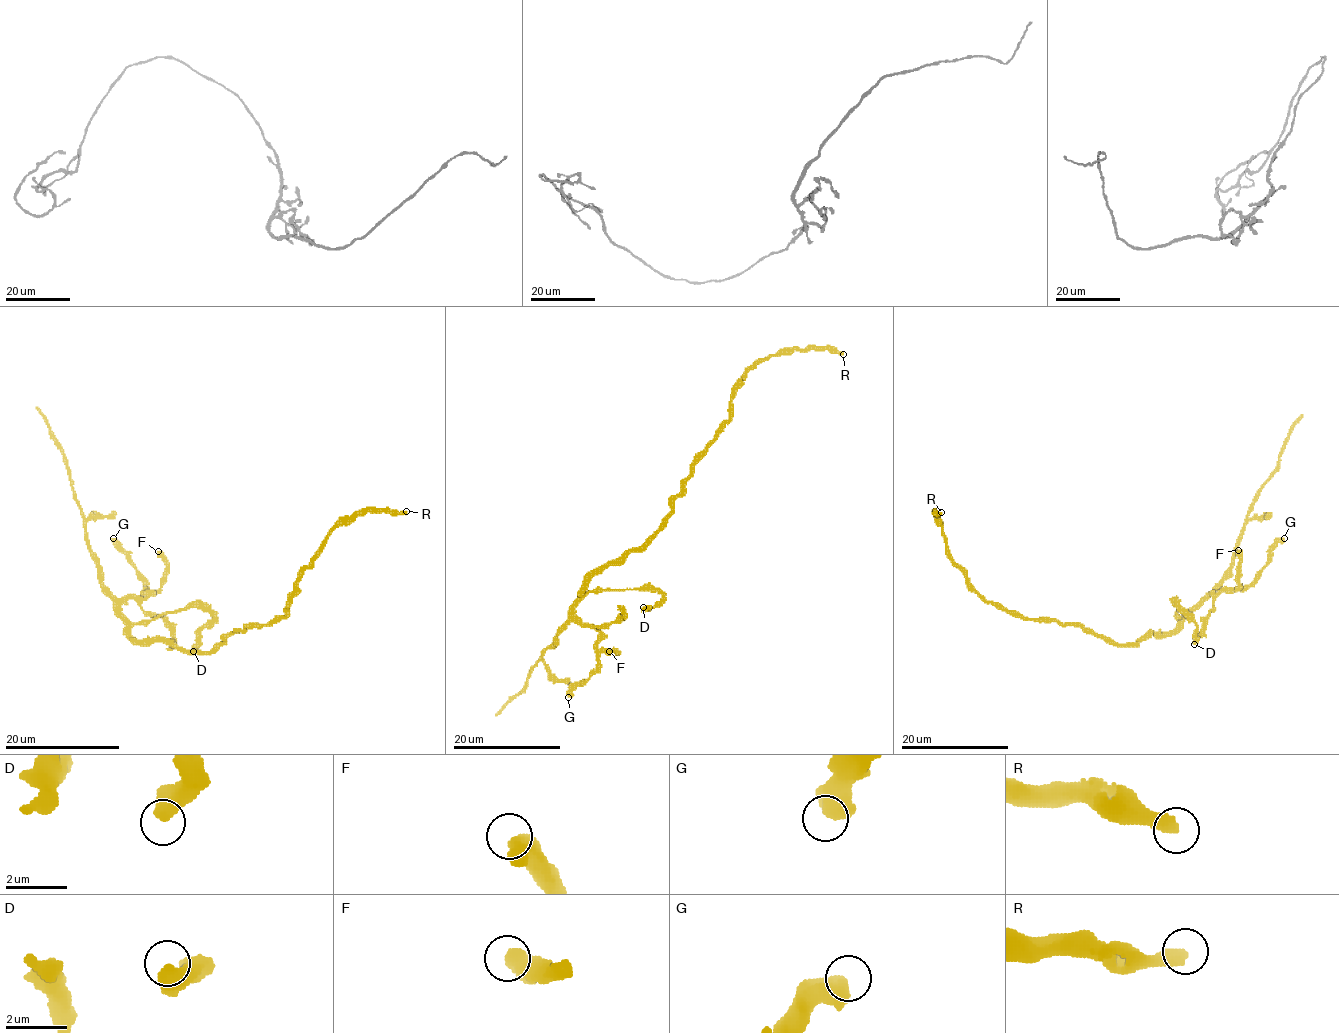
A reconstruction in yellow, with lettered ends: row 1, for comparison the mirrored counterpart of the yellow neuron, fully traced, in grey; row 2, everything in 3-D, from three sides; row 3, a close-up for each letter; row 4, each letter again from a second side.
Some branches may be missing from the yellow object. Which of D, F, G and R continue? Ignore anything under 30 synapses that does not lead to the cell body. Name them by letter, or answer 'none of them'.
none of them

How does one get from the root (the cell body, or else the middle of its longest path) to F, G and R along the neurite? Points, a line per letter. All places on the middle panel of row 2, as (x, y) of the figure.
F: (643, 544), (596, 572), (575, 608), (580, 620), (600, 633), (597, 648), (609, 651)
G: (643, 544), (596, 572), (575, 608), (580, 620), (600, 633), (600, 642), (597, 668), (568, 697)
R: (643, 544), (671, 510), (694, 459), (729, 419), (729, 401), (738, 381), (758, 361), (807, 348), (843, 354)

